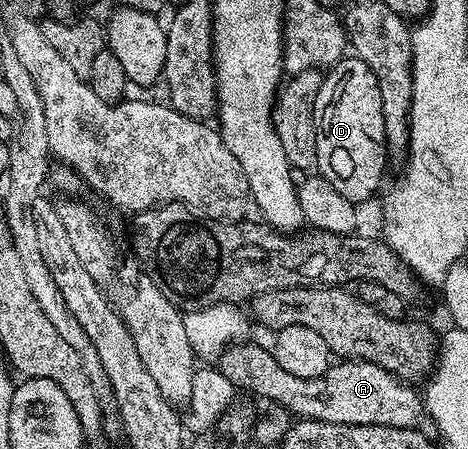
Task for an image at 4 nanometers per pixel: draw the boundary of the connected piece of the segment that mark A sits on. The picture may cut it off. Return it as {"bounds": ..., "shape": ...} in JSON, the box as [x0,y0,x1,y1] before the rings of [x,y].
{"bounds":[219,344,426,428],"shape":[[[234,344],[224,351],[225,363],[219,369],[238,387],[246,386],[258,399],[266,398],[277,406],[297,414],[298,419],[310,422],[330,422],[348,426],[390,426],[391,428],[420,427],[421,414],[426,413],[422,395],[416,385],[402,382],[391,372],[374,362],[341,360],[330,365],[323,376],[304,378],[291,376],[275,360],[272,349],[257,354],[250,344]]]}

